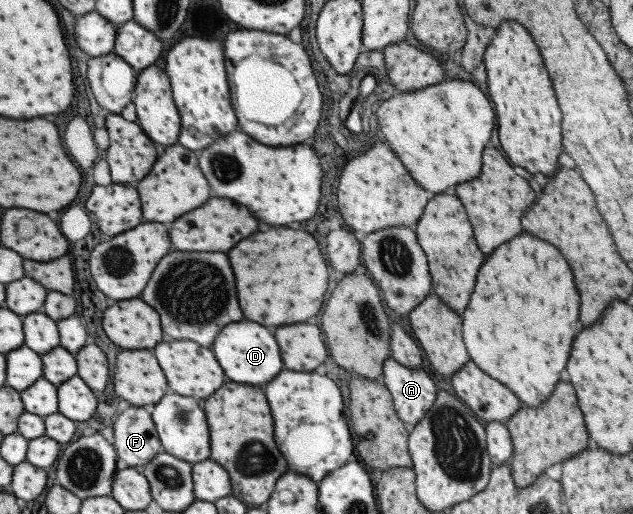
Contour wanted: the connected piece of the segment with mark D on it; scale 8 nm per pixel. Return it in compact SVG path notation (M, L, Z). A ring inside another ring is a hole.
M240 321L240 323L230 323L222 327L222 331L216 335L212 343L212 353L222 367L224 375L234 381L234 383L246 383L246 385L260 385L270 381L280 369L282 369L282 359L278 355L274 337L268 333L266 327L250 321Z

